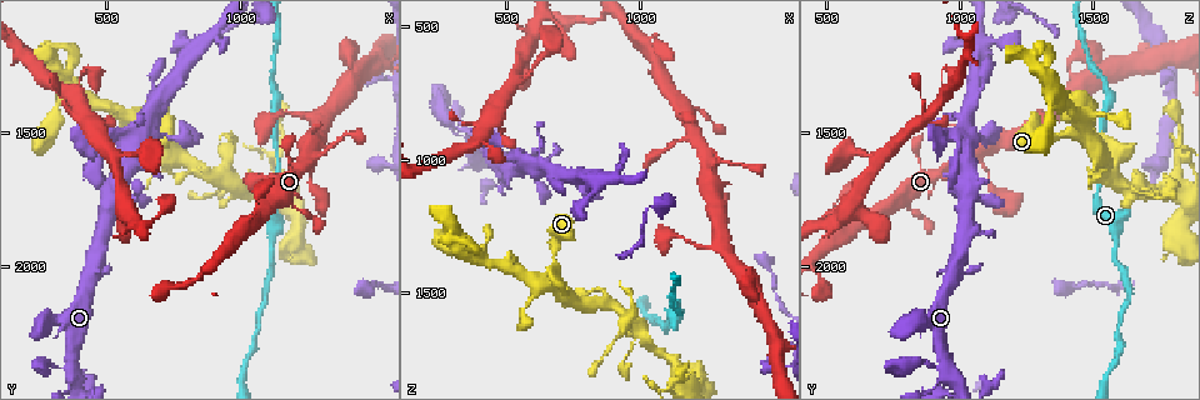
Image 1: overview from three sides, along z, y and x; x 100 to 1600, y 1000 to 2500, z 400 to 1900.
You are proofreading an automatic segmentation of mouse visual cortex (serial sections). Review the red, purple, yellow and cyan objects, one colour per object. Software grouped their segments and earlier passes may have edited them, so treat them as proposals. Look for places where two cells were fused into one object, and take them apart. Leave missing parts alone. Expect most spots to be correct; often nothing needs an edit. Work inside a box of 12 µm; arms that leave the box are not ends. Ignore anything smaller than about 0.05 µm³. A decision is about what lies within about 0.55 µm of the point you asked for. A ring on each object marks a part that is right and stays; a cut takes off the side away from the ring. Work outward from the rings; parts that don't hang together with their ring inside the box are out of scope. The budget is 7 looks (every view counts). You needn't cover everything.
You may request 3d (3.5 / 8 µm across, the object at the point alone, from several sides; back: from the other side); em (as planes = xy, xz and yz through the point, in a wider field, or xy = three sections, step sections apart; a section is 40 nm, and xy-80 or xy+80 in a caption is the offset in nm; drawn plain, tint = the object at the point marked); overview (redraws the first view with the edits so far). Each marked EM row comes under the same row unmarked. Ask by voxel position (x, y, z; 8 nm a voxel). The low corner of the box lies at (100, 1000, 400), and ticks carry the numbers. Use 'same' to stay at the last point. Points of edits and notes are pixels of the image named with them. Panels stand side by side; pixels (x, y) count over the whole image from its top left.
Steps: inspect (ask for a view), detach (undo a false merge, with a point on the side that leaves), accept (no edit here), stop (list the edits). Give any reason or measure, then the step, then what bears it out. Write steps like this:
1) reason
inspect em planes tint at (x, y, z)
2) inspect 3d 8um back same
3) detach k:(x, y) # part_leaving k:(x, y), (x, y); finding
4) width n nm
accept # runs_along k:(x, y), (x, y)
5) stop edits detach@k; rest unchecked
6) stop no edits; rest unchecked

sudden change in width
inspect em xy step 3 tint at (1000, 1700, 1640)

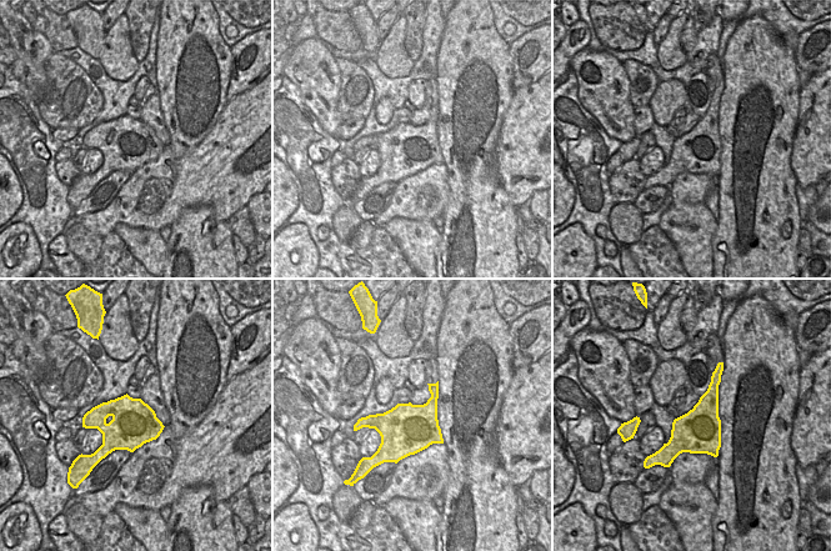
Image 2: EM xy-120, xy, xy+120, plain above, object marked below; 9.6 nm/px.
wider look
inspect 3d 3.5um same

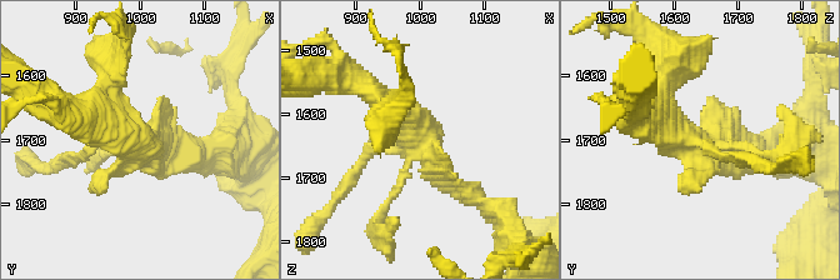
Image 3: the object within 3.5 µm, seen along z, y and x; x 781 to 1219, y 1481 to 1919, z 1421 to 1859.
accept # runs_along 3:(371, 90), (479, 199); continuous, no second cell

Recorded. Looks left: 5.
inspect 3d 3.5um at (1140, 1610, 1820)

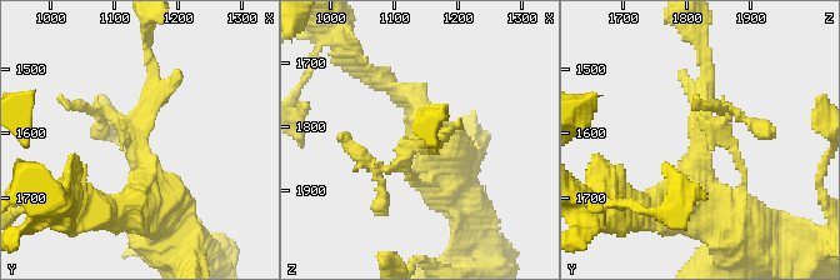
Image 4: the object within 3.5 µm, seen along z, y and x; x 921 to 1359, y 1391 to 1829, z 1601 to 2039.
shape alone is not enough
inspect em xy step 5 tint at (1140, 1600, 1825)

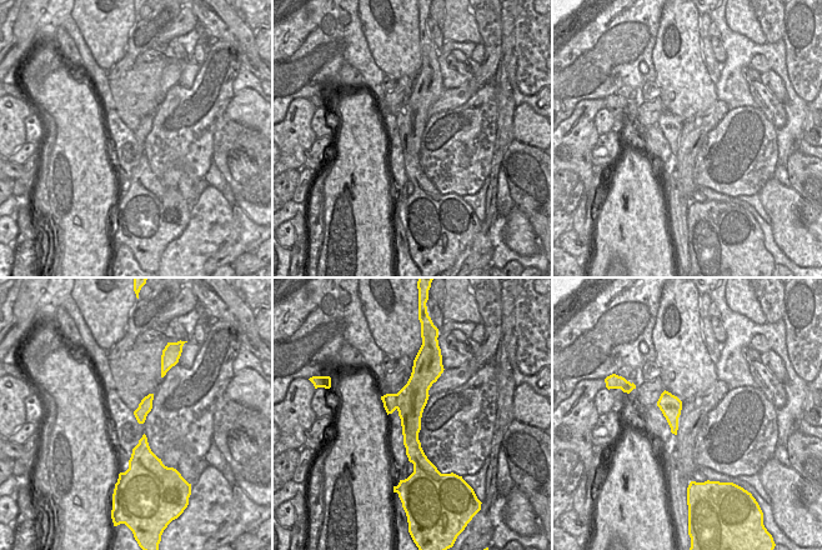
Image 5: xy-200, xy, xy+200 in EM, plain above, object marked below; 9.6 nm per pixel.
cut it another way
inspect em xy step 1 tint same

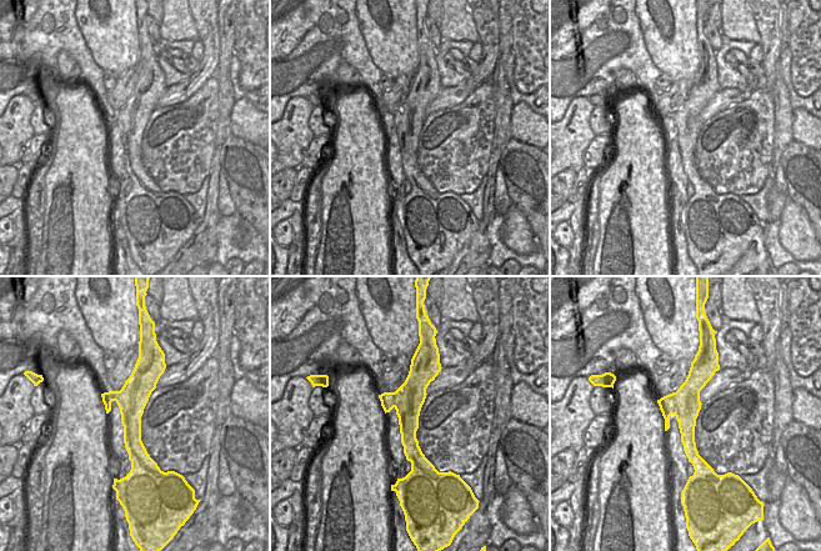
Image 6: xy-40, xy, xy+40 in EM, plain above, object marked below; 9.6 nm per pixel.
accept # runs_along 6:(417, 362), (409, 397), (414, 470); one cell here

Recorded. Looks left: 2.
sudden change in width
inspect 3d 3.5um at (400, 1360, 1370)

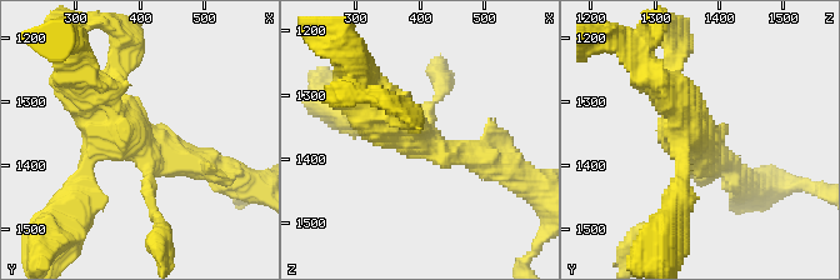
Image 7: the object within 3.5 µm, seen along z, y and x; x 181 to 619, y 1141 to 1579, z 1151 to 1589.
inspect em xy step 2 tint at (400, 1365, 1370)

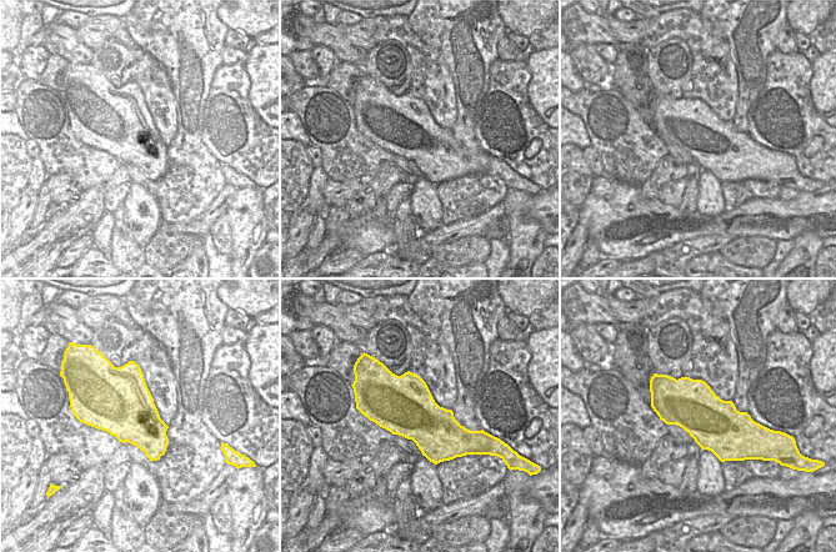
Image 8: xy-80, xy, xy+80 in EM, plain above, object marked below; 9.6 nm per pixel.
accept # runs_along 7:(188, 160), (145, 149), (76, 73); all the same cell

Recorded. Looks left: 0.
stop no edits; rest unchecked

